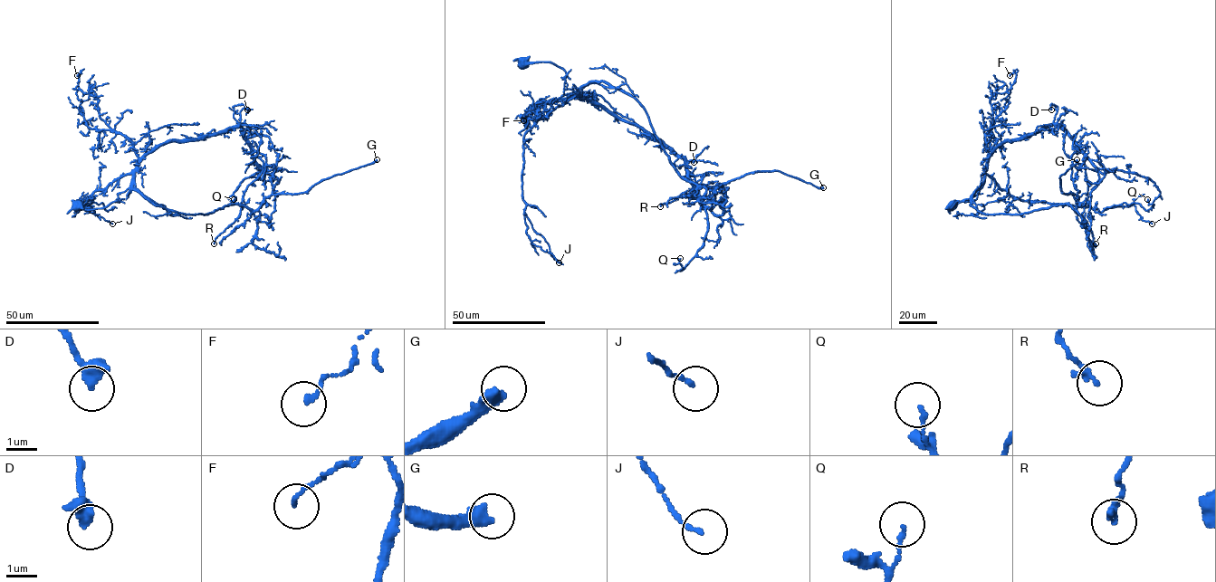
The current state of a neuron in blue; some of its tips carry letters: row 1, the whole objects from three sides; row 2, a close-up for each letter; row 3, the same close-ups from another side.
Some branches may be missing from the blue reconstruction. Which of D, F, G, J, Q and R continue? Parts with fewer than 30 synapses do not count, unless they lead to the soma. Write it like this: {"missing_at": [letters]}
{"missing_at": ["G"]}

